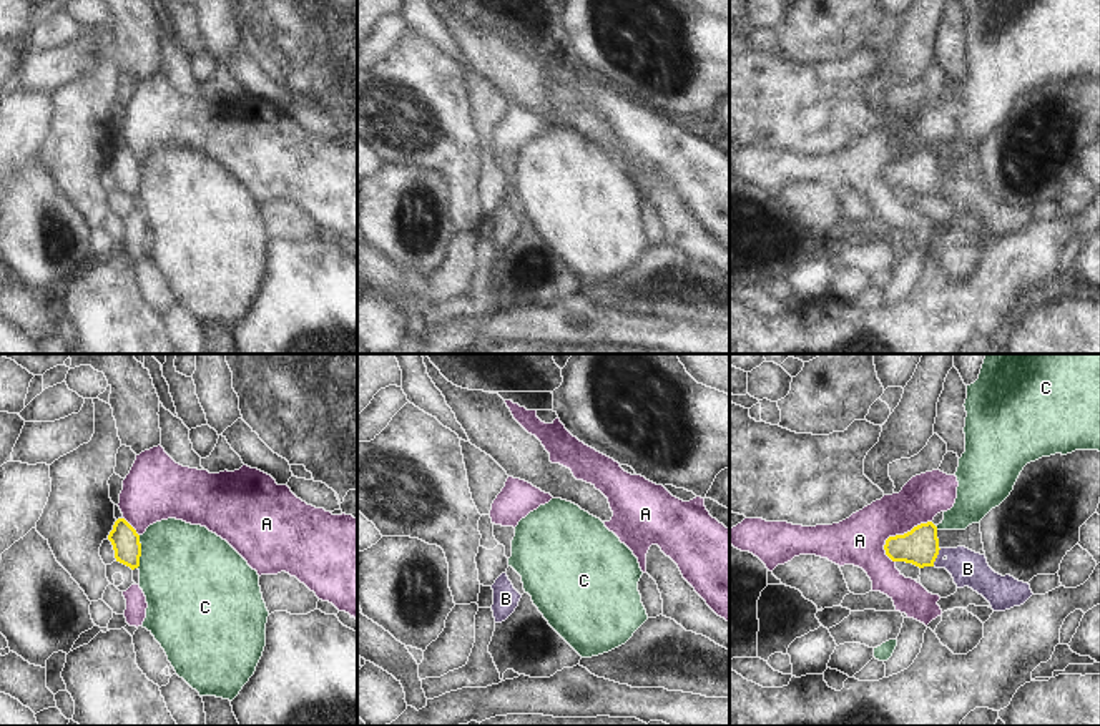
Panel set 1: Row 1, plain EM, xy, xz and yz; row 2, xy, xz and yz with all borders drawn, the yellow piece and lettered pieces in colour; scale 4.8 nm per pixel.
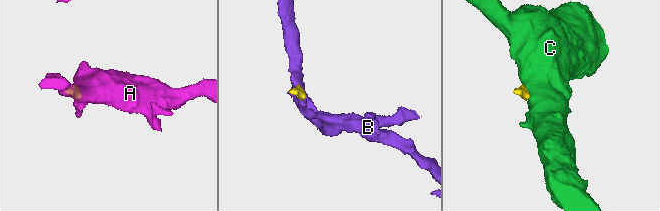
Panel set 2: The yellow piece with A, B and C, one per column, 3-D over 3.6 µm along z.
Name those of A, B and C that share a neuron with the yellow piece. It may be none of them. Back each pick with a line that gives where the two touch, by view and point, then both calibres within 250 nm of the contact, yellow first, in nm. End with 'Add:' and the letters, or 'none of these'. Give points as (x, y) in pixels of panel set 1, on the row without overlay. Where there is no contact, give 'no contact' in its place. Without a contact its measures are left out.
B: contact yz (936, 185); calibres 180 and 170 nm
Add: B

